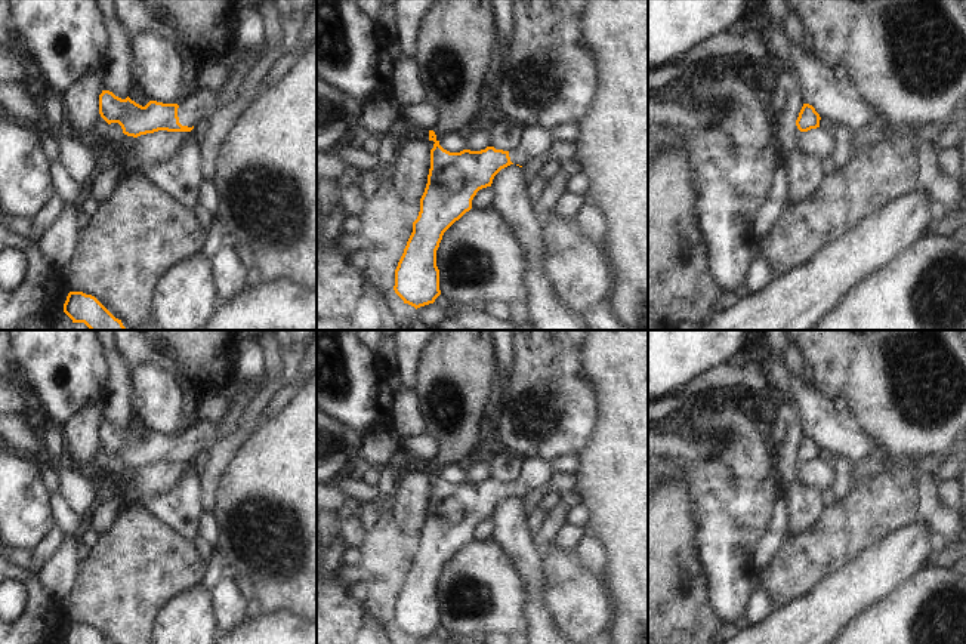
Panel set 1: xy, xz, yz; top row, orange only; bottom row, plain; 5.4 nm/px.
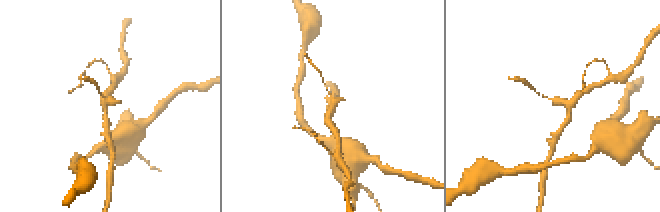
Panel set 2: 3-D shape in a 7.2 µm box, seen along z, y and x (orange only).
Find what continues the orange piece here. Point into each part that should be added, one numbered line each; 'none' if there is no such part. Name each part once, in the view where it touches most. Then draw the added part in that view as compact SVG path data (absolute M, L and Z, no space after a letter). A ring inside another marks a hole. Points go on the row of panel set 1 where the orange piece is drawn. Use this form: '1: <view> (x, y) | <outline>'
1: xy (200, 104) | M197 87L185 101L179 104L178 117L182 126L192 127L201 118L209 117L215 110L215 99L220 90Z

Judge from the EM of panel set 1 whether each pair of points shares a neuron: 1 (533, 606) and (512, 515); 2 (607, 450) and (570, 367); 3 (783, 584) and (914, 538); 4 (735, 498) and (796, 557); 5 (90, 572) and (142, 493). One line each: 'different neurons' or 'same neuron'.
1: same neuron
2: different neurons
3: different neurons
4: different neurons
5: different neurons

